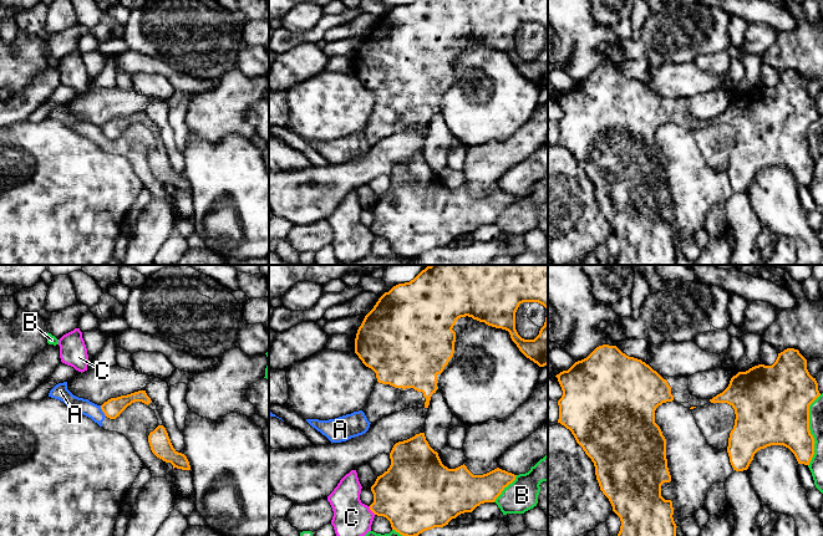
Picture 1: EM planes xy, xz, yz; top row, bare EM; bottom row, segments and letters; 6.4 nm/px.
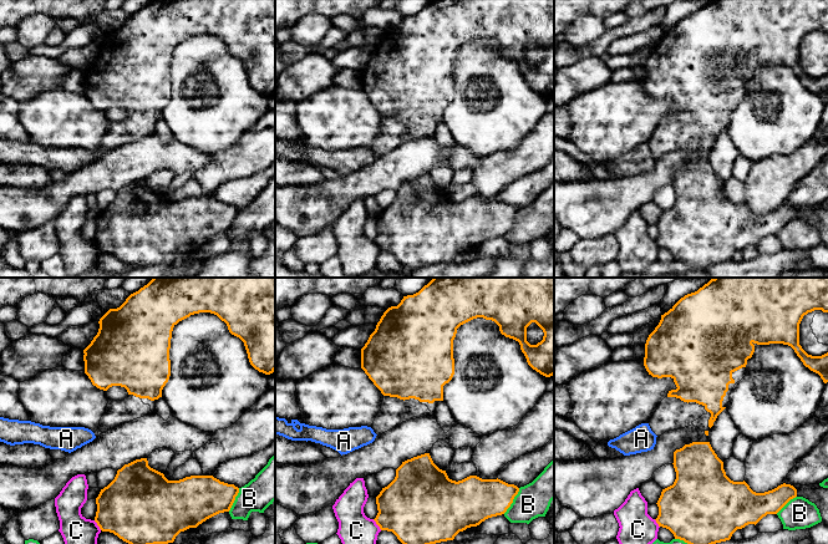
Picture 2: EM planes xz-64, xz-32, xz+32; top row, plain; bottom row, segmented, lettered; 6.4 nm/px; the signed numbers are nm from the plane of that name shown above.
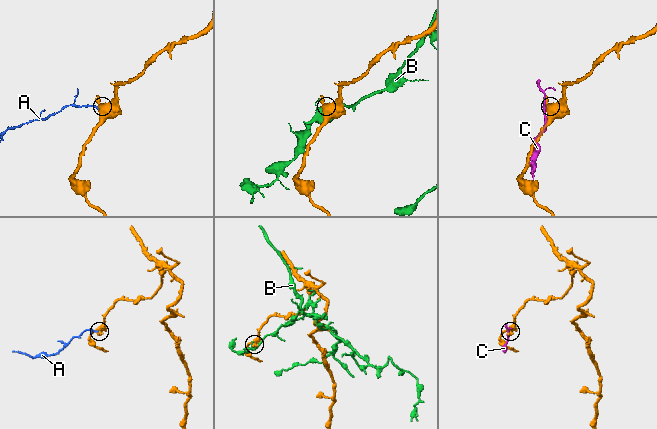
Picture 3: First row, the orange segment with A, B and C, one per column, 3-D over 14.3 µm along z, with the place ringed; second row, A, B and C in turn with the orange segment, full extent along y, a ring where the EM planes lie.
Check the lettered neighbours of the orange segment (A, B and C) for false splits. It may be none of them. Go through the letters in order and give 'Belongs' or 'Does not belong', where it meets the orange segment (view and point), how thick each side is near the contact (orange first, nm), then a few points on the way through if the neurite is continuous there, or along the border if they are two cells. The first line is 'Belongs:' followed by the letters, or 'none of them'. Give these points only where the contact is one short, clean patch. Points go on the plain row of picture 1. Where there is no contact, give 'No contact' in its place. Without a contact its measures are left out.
Belongs: none of them
A: Does not belong. Touches orange at xy (102, 132). Thickness 120 nm (orange) against 100 nm. Boundary: xy (100, 127), (106, 137)
B: Does not belong. Touches orange at xz (503, 210). Thickness 240 nm (orange) against 200 nm
C: Does not belong. Touches orange at xz (371, 231). Thickness 400 nm (orange) against 240 nm. Boundary: xz (369, 228), (375, 235)

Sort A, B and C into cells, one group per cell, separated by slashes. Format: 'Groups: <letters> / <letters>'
Groups: A / B / C

